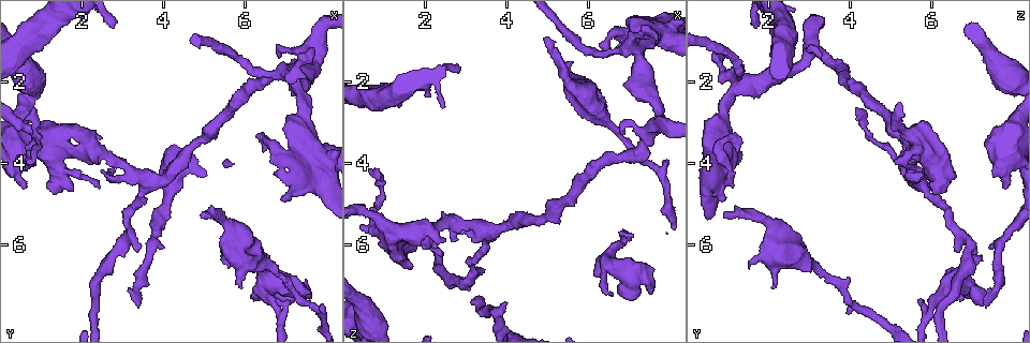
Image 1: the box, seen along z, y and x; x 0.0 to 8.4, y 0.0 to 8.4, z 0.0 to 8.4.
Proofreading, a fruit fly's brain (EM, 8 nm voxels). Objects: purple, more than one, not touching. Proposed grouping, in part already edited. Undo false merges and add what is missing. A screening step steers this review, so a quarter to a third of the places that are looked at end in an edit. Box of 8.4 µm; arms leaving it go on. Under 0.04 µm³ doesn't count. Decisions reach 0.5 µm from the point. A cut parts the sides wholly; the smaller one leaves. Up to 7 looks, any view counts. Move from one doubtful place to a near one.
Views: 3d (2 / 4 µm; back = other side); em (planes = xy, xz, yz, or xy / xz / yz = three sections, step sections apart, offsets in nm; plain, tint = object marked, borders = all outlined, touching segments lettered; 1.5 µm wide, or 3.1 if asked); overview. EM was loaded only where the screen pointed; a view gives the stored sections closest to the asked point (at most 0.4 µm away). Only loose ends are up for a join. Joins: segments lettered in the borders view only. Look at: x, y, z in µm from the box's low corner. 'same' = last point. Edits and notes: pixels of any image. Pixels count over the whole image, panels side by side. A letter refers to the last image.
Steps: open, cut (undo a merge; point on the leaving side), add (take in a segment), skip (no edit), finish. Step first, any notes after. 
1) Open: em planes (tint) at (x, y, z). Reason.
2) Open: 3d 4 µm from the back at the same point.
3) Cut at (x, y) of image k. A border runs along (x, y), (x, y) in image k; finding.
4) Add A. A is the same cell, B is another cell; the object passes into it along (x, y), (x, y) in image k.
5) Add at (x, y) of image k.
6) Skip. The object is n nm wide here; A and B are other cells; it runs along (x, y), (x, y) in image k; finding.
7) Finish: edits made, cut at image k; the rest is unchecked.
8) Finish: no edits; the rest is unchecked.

Open: 3d 4 µm at (6.65, 6.50, 3.15). Thick turns thin.

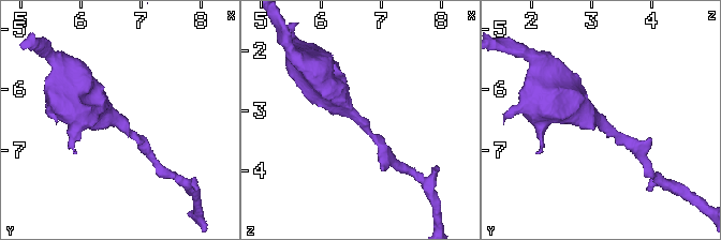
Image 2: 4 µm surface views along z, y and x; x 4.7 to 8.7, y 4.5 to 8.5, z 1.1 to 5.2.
Open: em planes (borders) at (6.60, 6.50, 3.15). The arms are 190, 550 nm wide; need the tissue.

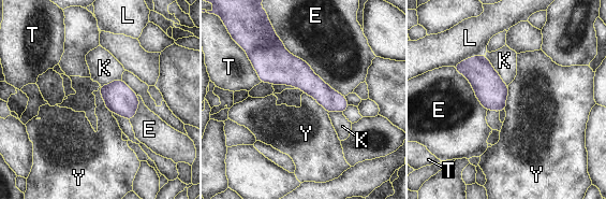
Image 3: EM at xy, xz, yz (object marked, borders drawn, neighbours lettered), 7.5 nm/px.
Skip. The object is 160 nm wide here; E, K, L, T and Y are other cells; continuous, no second cell.

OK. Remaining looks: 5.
Open: 3d 4 µm at (4.95, 5.35, 0.90). Free end.

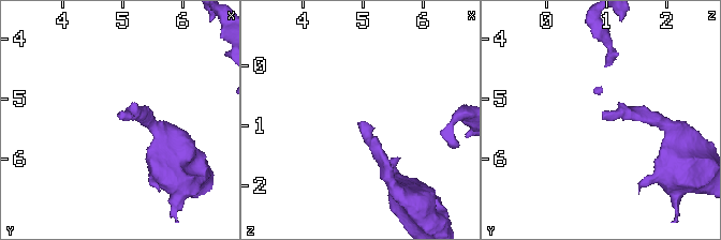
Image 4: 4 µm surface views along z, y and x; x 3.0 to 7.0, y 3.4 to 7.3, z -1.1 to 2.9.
Open: em yz step 4 (borders) at (4.95, 5.35, 0.95).

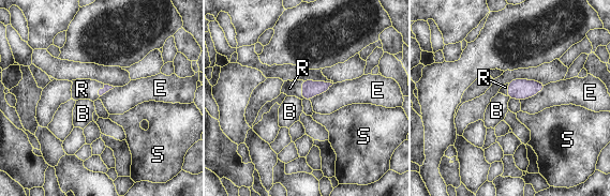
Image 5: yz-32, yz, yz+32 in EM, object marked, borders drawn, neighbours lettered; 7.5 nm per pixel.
Open: em xy step 8 (borders) at the same point. Cut it another way.

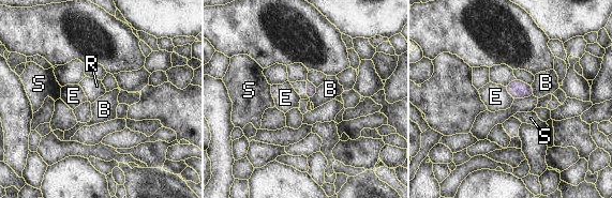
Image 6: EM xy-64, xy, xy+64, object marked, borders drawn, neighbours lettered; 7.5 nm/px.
Add R. R is the same cell, B, E and S are other cells; the object passes into it along (311, 89), (307, 90), (300, 87) in image 6; it goes on there.

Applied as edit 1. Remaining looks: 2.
Finish: edits made, add at image 6; the rest is unchecked.

